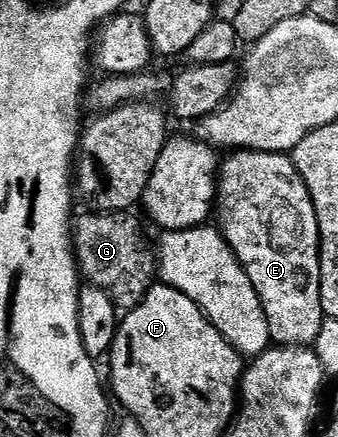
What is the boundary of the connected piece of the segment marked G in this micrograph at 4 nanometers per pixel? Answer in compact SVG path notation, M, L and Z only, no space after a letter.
M89 213L73 220L72 250L78 265L81 278L89 286L104 289L114 298L115 307L123 312L136 309L151 287L156 283L156 255L153 250L146 248L146 239L138 228L138 219L134 213Z

